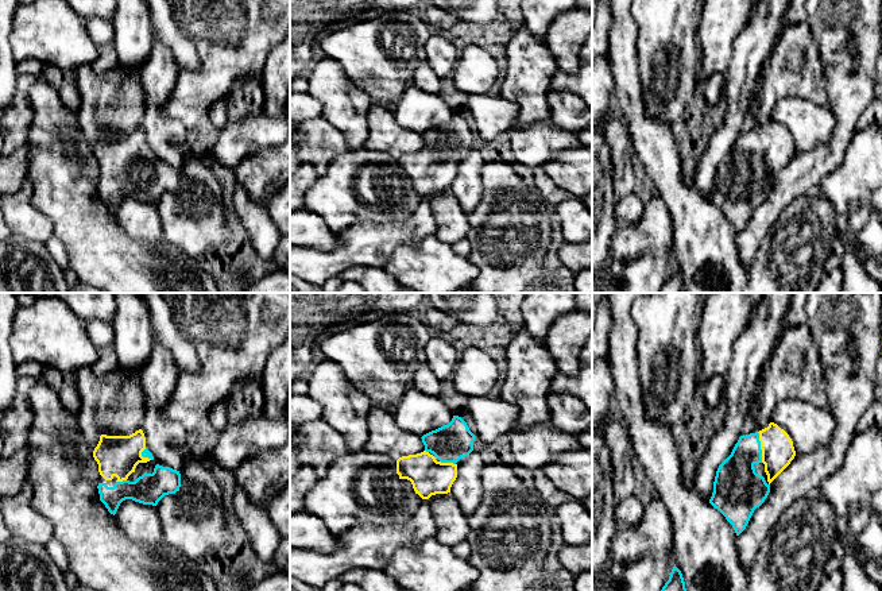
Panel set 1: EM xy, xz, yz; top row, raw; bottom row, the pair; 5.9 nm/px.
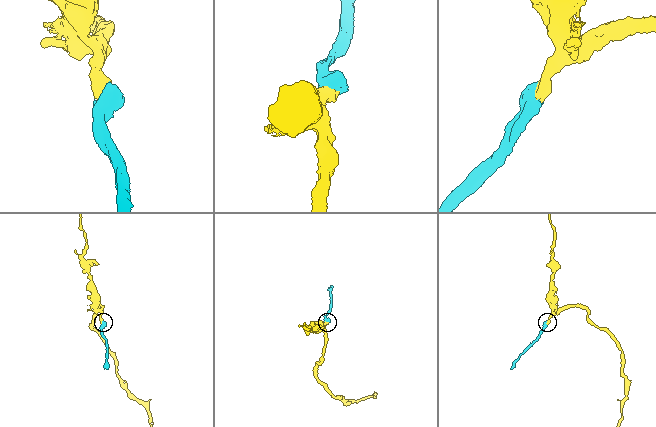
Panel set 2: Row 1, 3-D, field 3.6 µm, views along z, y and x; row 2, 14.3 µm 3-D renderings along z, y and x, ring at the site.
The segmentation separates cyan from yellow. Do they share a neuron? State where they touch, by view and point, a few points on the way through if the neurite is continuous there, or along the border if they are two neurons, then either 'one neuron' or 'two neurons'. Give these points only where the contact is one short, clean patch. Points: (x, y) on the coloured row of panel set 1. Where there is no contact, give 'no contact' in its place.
contact yz (759, 447); way yz (737, 482), (738, 468), (759, 447), (777, 447); one neuron

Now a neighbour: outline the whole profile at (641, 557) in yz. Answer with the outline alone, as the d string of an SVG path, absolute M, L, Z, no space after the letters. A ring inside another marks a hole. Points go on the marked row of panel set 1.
M655 490L645 510L643 519L635 526L618 528L610 548L610 561L600 575L600 588L592 591L661 591L673 569L673 524L670 514Z

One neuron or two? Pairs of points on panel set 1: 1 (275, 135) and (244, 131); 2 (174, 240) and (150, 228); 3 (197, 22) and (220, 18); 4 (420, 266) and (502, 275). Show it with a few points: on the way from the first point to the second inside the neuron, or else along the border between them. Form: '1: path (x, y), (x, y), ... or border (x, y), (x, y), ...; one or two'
1: path (267, 132), (252, 132); one
2: border (155, 204), (162, 224), (163, 246); two
3: path (202, 18), (215, 18); one
4: border (467, 257), (478, 269), (476, 278); two

